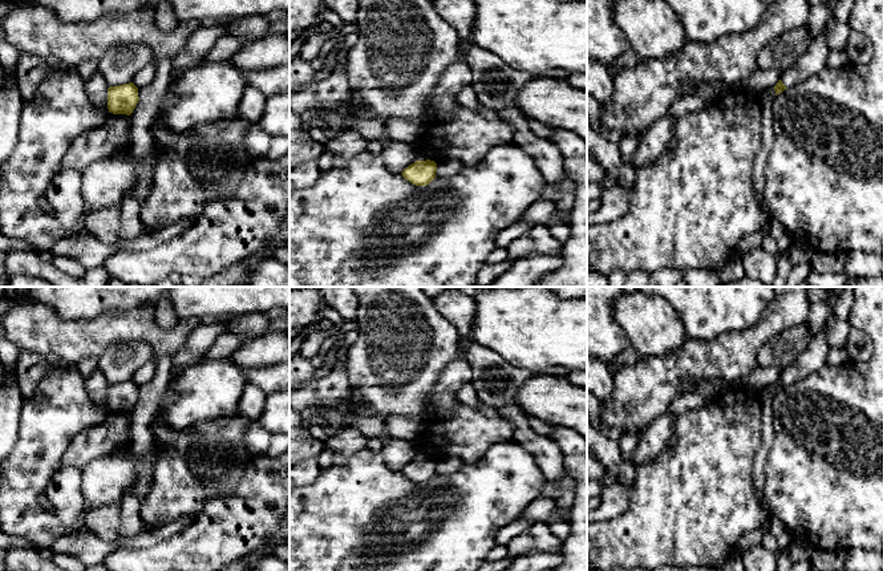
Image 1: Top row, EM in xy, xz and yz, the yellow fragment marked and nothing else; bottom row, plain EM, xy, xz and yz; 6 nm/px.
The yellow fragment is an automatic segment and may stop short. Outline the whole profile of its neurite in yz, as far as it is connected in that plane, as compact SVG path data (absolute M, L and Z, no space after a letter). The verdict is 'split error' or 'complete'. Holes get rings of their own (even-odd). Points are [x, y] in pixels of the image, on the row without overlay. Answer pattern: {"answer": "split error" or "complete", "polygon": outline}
{"answer": "split error", "polygon": "M831 316L821 332L811 339L809 347L798 359L781 372L781 377L774 384L775 393L827 367L826 360L831 348L827 343L827 332L834 320L835 316Z"}

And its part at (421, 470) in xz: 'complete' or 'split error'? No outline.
complete

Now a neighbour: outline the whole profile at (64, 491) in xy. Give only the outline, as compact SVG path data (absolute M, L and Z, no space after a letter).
M61 465L52 475L45 495L54 510L54 518L73 527L82 510L82 475L74 466Z

